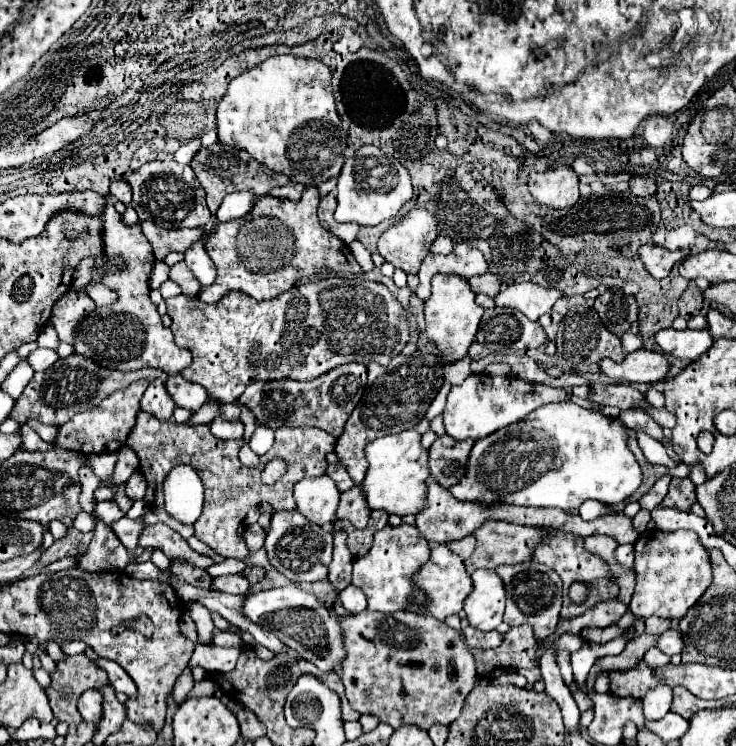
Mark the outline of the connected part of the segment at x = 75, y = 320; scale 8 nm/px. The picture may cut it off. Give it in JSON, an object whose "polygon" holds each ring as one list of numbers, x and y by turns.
{"polygon":[[73,289,69,293,65,293,57,301,57,305,53,305,53,315,51,315,51,323,55,325,59,339,63,343,73,343,75,341,77,325,93,309,97,309,97,305,87,295,77,295]]}

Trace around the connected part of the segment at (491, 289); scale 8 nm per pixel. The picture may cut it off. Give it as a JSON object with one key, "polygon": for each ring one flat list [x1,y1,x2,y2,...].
{"polygon":[[483,273,483,275,477,275,477,277,471,277,471,279,467,279,469,281,469,285,471,285,471,289,475,291,475,293,485,293,487,297,495,297,497,293,499,293,499,279,497,277,493,277,491,273]]}

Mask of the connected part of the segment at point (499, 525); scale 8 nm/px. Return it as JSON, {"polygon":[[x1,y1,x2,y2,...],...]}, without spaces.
{"polygon":[[487,521,473,535,477,537,477,549,465,561,465,567,467,567,469,573,473,573,477,569,497,569,503,563,525,563,525,561,531,561,533,549,541,541,541,537,545,537,545,533,541,529,513,525,513,523,505,523,505,521]]}

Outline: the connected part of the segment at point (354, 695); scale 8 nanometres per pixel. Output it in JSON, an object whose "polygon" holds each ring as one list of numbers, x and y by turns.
{"polygon":[[365,609,357,615,339,617,339,625,345,645,341,681,355,711,377,715,379,721,391,725,393,729,399,729,407,723,429,729,435,723,453,723,459,717,461,705,477,681,473,655,459,631,447,627,435,617,415,611,377,613]]}

